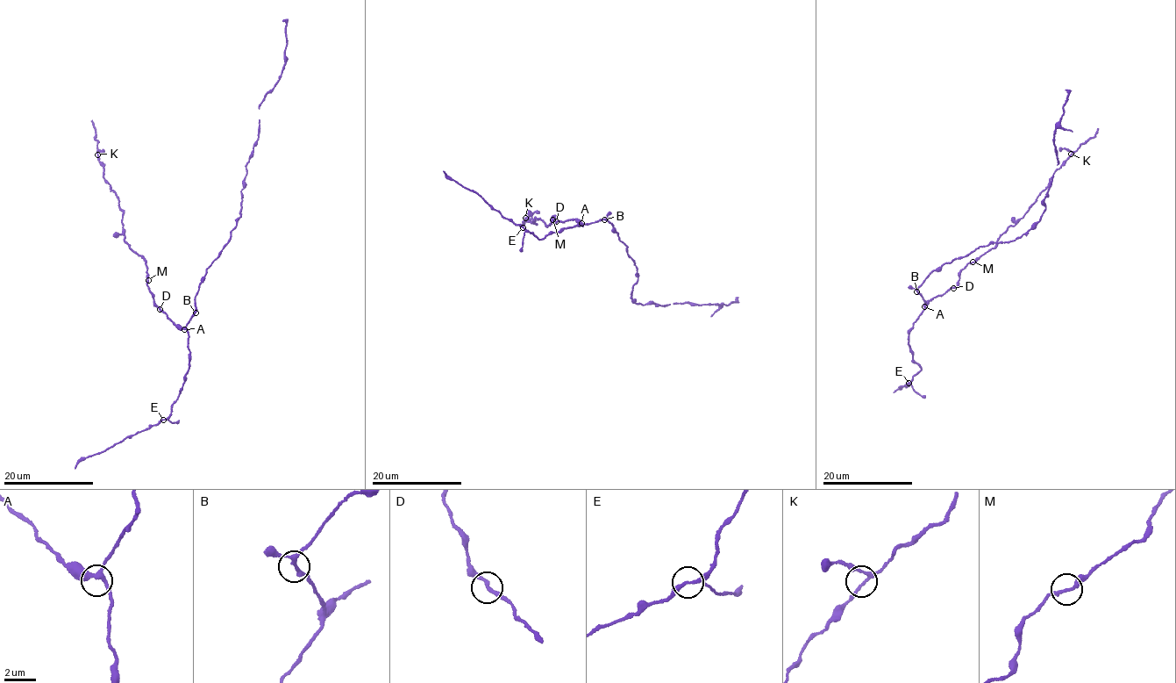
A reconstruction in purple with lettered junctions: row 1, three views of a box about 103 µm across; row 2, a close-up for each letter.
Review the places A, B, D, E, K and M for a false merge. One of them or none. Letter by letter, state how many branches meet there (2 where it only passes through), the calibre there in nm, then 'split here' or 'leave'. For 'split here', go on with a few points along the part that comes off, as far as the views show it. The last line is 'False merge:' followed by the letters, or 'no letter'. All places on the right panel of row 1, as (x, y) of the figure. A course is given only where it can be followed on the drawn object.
A: 3 branches meet; 280 nm thick; leave
B: 3 branches meet; 190 nm thick; leave
D: 2 branches meet; 190 nm thick; leave
E: 3 branches meet; 200 nm thick; leave
K: 3 branches meet; 180 nm thick; leave
M: 2 branches meet; 200 nm thick; leave
False merge: no letter

